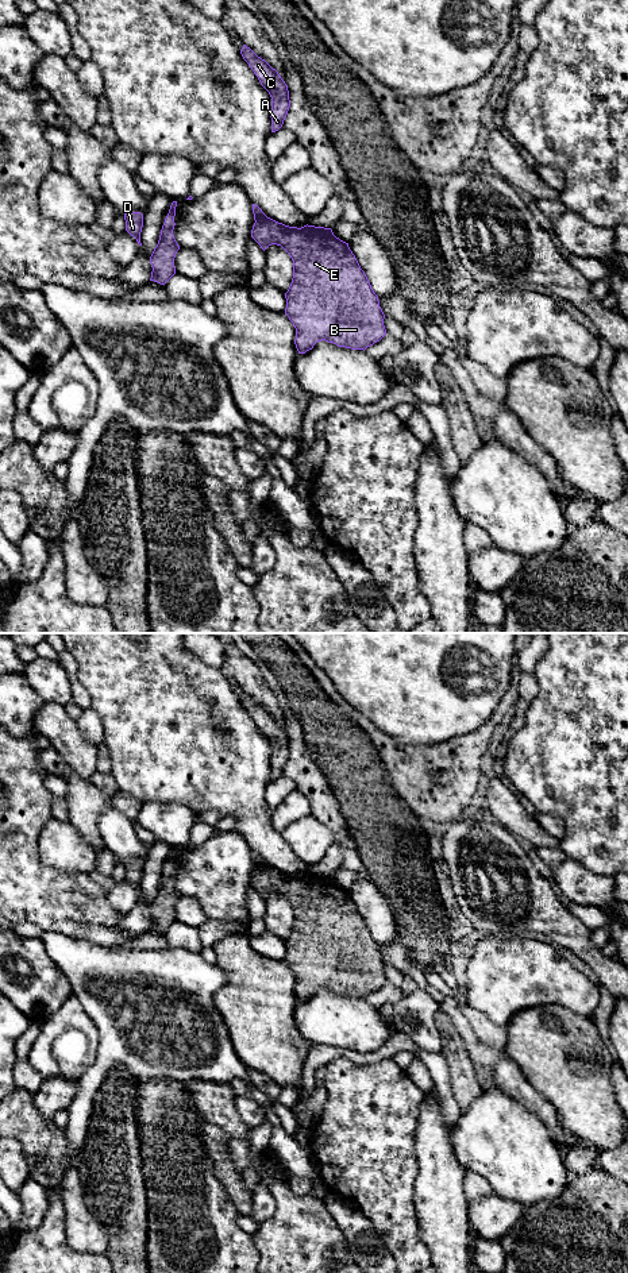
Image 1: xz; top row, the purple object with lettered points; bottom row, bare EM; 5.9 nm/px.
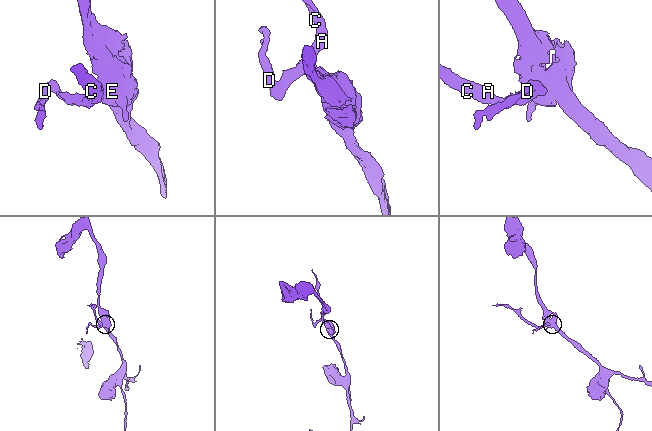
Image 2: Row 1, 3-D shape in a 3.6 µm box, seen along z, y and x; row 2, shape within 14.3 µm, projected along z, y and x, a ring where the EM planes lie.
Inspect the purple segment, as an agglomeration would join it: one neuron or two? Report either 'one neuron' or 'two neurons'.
two neurons

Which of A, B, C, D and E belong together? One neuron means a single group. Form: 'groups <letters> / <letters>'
groups A C D / B E

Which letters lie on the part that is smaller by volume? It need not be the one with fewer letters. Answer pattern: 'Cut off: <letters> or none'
Cut off: A, C, D

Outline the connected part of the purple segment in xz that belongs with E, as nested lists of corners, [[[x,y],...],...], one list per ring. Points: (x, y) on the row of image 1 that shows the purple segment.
[[[265,216],[254,223],[251,238],[263,251],[271,244],[281,246],[293,261],[293,278],[285,293],[285,315],[296,328],[298,354],[305,354],[321,340],[365,351],[386,335],[378,296],[348,243],[336,238],[331,228],[308,224],[301,228],[289,227]]]

